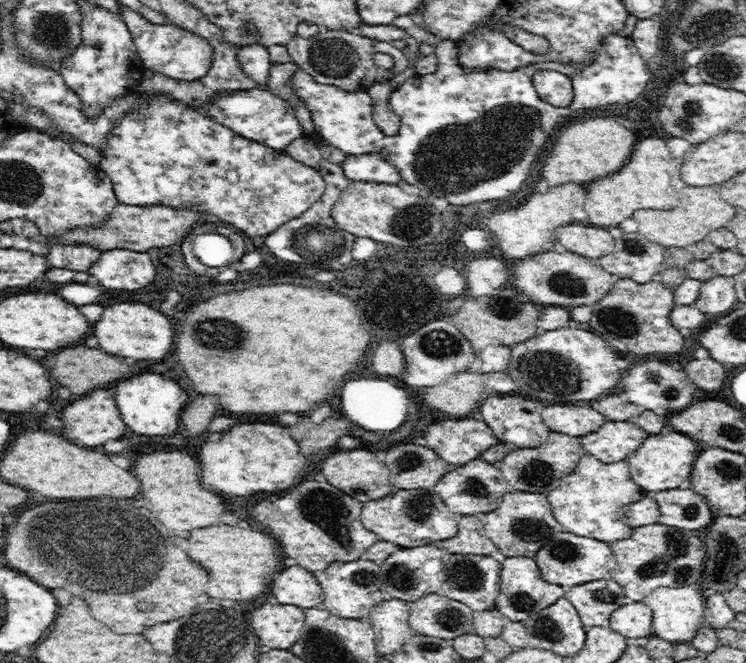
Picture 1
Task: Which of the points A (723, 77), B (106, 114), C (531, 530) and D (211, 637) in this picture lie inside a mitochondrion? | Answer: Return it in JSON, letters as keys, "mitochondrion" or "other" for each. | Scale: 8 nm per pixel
{"A":"mitochondrion","B":"other","C":"mitochondrion","D":"mitochondrion"}

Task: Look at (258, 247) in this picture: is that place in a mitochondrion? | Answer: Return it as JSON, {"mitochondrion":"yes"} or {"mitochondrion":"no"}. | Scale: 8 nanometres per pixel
{"mitochondrion":"no"}

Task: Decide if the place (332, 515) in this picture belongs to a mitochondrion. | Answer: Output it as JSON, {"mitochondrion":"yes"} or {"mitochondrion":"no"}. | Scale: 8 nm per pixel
{"mitochondrion":"yes"}

